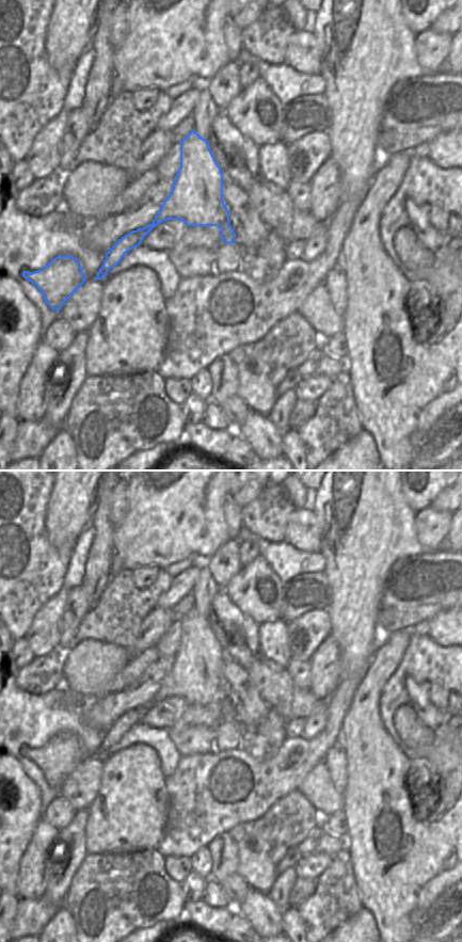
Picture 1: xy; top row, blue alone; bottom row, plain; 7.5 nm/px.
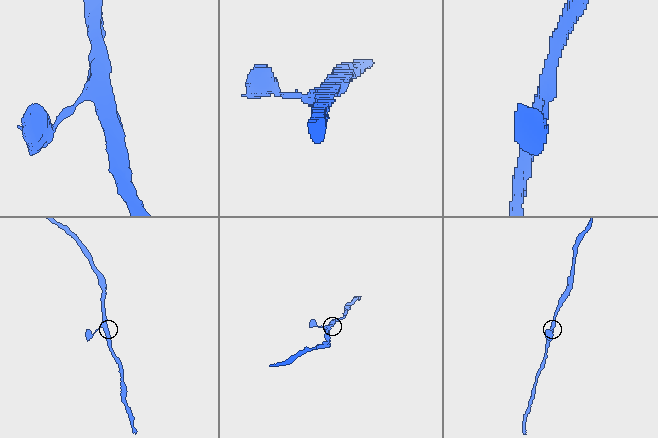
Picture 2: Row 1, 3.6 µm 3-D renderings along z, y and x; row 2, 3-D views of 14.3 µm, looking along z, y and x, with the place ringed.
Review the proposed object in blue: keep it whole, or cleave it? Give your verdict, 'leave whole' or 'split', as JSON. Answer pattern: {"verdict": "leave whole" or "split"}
{"verdict": "leave whole"}

